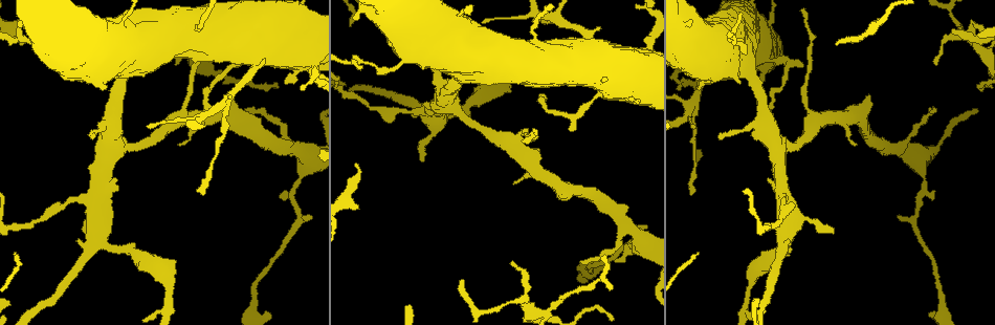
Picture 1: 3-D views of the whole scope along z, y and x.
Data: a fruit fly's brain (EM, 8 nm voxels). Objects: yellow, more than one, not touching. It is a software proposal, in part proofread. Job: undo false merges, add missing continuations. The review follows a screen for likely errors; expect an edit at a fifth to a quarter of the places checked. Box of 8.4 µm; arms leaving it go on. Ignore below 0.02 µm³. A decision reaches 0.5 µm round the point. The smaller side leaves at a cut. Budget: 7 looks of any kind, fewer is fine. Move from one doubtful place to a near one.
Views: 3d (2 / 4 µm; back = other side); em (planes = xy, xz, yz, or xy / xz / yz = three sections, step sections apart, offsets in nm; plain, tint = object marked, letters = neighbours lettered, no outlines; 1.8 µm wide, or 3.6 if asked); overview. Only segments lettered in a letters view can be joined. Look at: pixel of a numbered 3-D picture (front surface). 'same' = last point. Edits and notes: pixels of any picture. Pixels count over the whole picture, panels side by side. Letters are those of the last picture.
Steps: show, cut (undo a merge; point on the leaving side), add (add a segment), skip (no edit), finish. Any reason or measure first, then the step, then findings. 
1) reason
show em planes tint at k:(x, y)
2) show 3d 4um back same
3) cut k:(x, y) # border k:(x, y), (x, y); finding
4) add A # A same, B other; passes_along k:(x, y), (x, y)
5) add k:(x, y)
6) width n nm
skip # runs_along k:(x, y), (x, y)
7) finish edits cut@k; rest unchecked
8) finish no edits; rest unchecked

sudden change in width
show 3d 2um at 1:(548, 307)

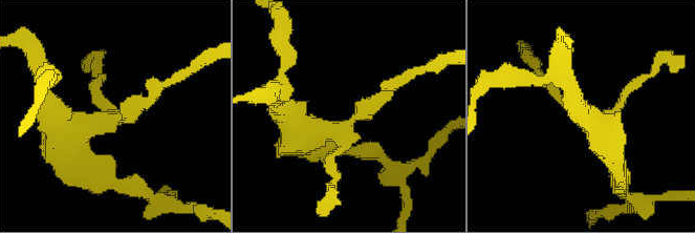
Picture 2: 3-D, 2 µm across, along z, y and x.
now the EM
show em 3.6um planes letters at 2:(116, 119)

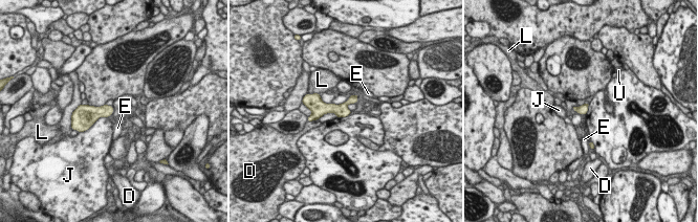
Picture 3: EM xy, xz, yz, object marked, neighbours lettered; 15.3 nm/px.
longest_contact J 460 nm
skip # D other, E other, J other, L other, U other; runs_along 3:(354, 97), (342, 108), (315, 108); one cell here

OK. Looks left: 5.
thin end
show 3d 2um at 1:(954, 31)

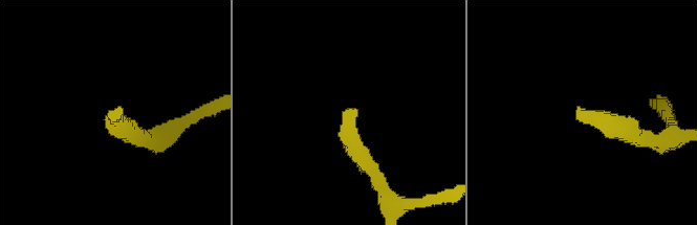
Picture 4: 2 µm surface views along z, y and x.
show em yz step 8 letters at 4:(580, 108)

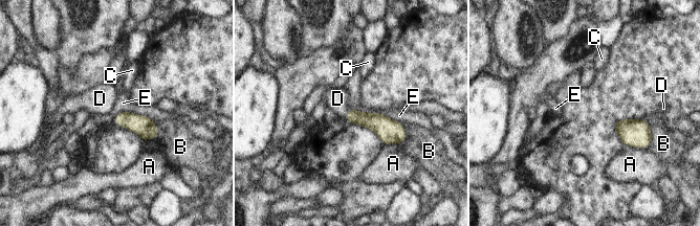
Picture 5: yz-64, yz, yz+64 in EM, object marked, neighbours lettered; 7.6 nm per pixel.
add D # A other, B other, C other, D same, E other; passes_along 5:(378, 122), (348, 112), (337, 98); it goes on there

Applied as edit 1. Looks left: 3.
calibre changes
show em planes letters at 1:(696, 99)

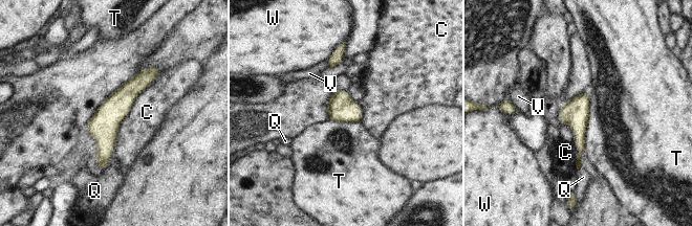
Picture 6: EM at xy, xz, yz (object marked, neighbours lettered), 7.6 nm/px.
width 200 nm
skip # C other, Q other, T other, V other, W other; runs_along 6:(153, 68), (105, 120), (101, 164); all the same cell

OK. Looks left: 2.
finish edits add@5; rest unchecked

